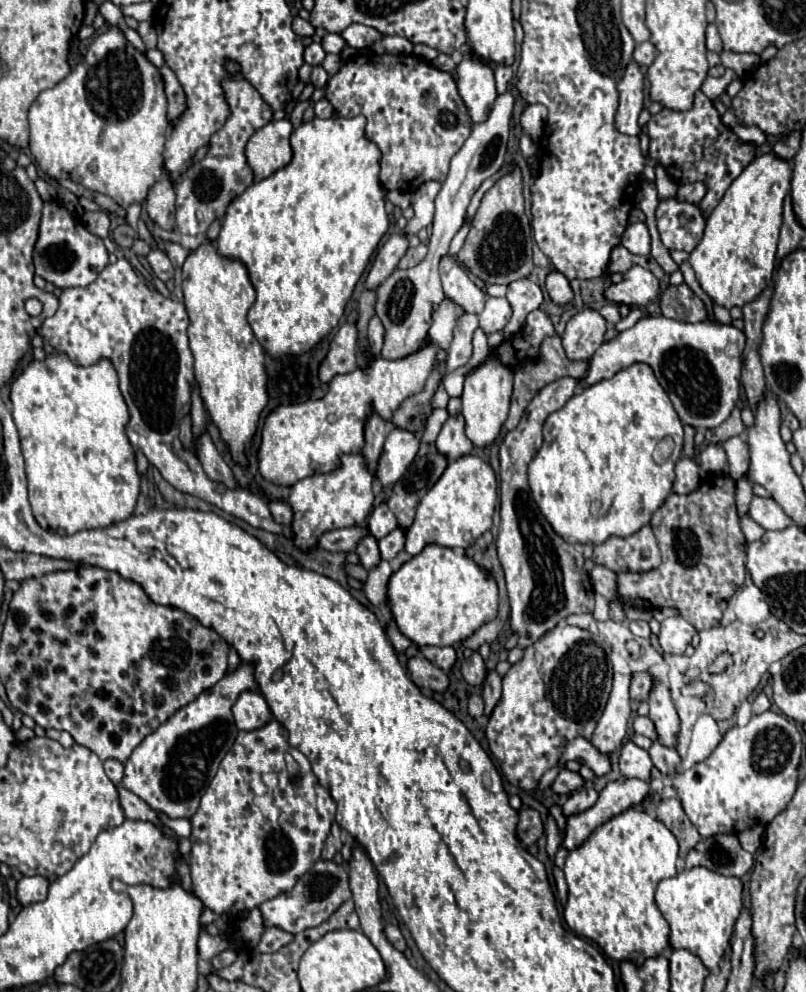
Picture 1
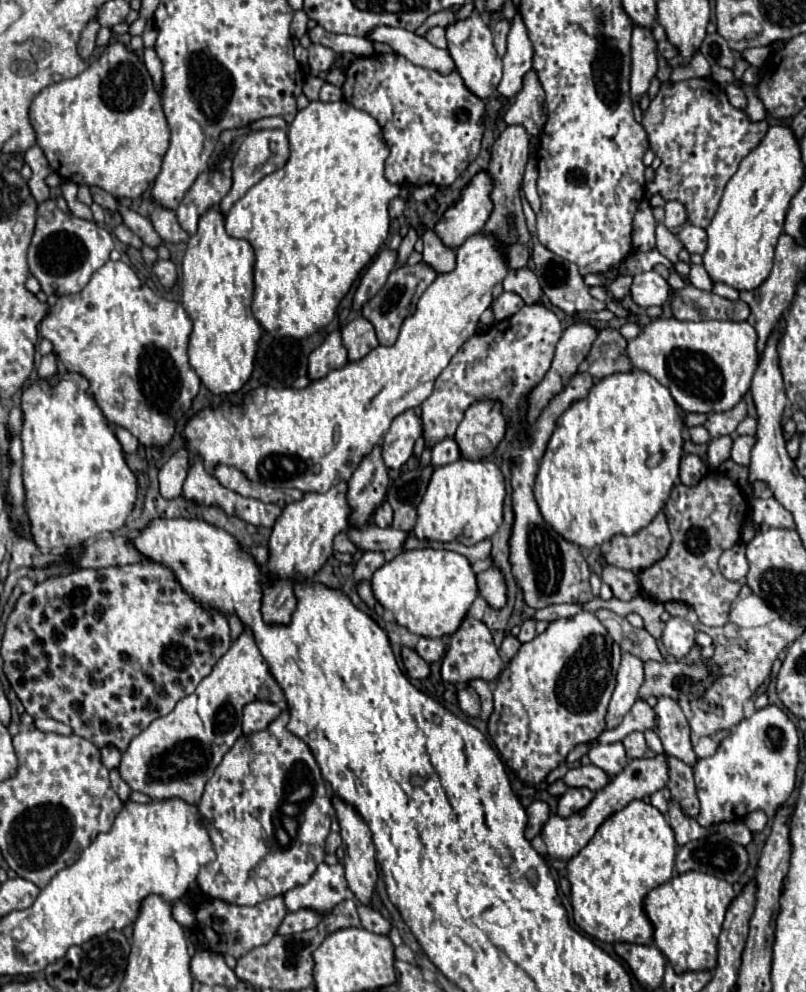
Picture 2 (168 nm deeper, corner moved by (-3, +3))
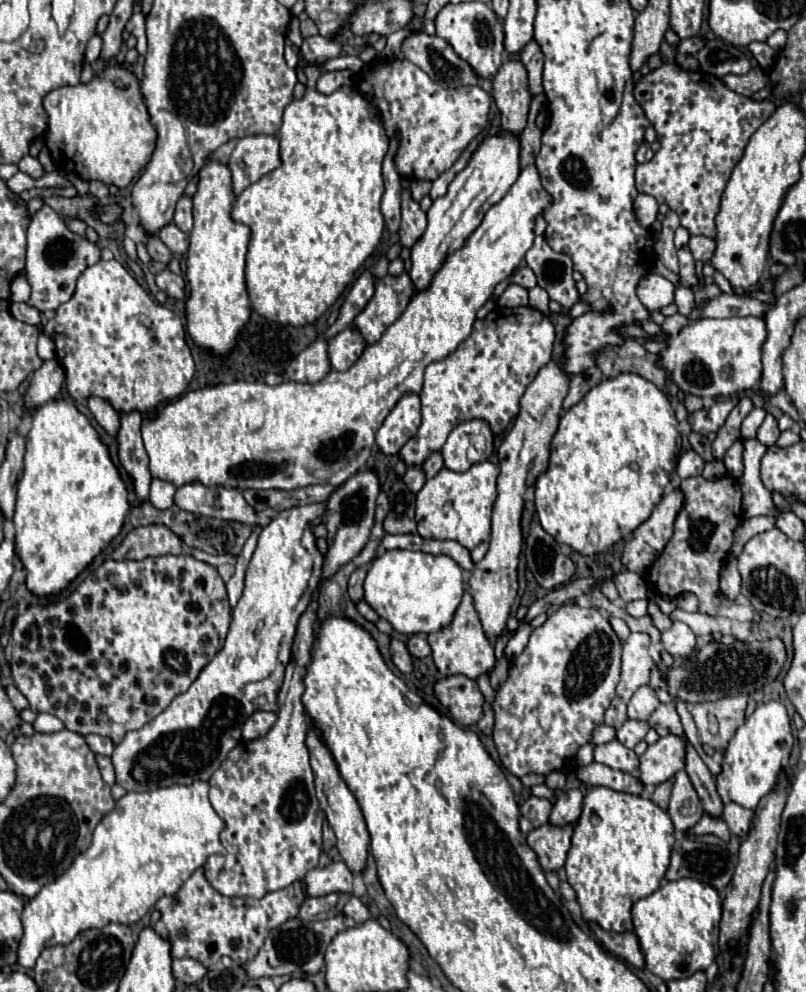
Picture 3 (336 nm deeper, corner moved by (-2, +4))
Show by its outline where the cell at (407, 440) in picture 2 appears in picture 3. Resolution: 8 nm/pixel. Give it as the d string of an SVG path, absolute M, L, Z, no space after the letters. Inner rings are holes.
M404 395L388 413L382 427L376 431L376 445L386 455L396 455L400 447L412 439L420 427L420 395Z

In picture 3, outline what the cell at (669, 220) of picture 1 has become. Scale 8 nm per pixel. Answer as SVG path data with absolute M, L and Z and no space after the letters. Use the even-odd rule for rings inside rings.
M690 237L688 241L688 247L694 255L696 261L702 261L702 263L708 263L712 257L714 257L714 251L716 251L716 243L714 239L708 239L708 237Z

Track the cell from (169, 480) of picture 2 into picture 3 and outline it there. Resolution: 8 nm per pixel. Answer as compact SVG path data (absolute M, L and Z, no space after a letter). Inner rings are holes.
M154 479L152 487L150 487L150 503L160 511L168 509L174 503L174 491L176 491L176 487L172 483Z

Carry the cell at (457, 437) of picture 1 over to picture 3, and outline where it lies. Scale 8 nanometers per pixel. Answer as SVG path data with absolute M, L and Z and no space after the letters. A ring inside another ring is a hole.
M432 453L432 455L422 463L422 473L426 475L426 479L430 479L430 477L434 477L442 467L444 467L442 455L440 455L440 453Z

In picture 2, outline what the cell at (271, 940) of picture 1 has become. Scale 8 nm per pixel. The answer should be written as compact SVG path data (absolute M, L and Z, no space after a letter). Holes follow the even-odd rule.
M299 910L299 912L293 912L293 914L285 916L285 920L281 922L277 934L281 934L281 936L297 934L297 932L315 928L319 924L319 920L321 920L321 916L315 914L313 910Z

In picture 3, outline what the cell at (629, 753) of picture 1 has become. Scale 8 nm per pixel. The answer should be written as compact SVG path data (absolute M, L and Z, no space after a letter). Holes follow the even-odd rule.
M628 719L628 721L618 729L616 739L618 739L622 745L626 745L628 749L634 749L634 745L644 739L644 735L646 735L648 729L650 729L648 721L634 721L634 719Z

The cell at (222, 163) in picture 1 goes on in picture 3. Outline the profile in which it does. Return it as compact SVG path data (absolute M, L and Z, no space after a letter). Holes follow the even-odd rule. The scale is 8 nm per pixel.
M182 197L178 201L176 213L174 213L174 223L184 233L190 233L190 229L192 229L192 197Z

